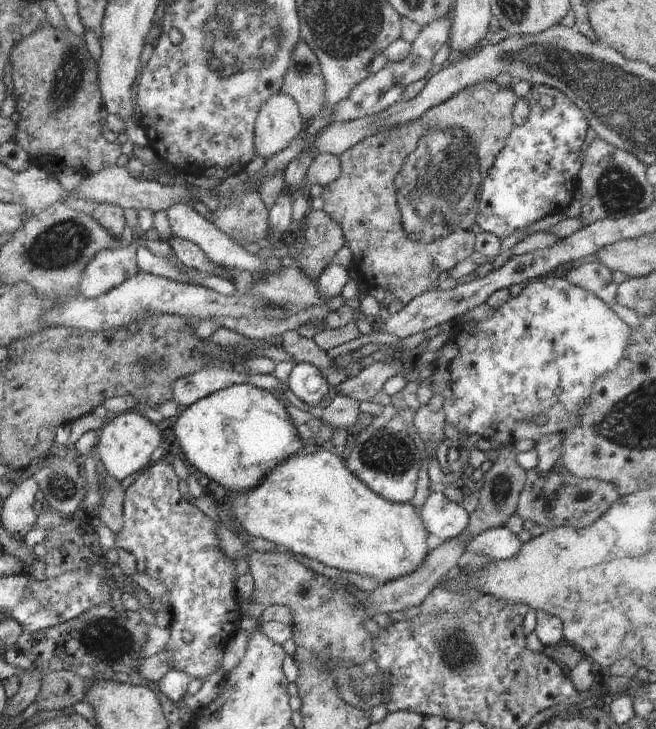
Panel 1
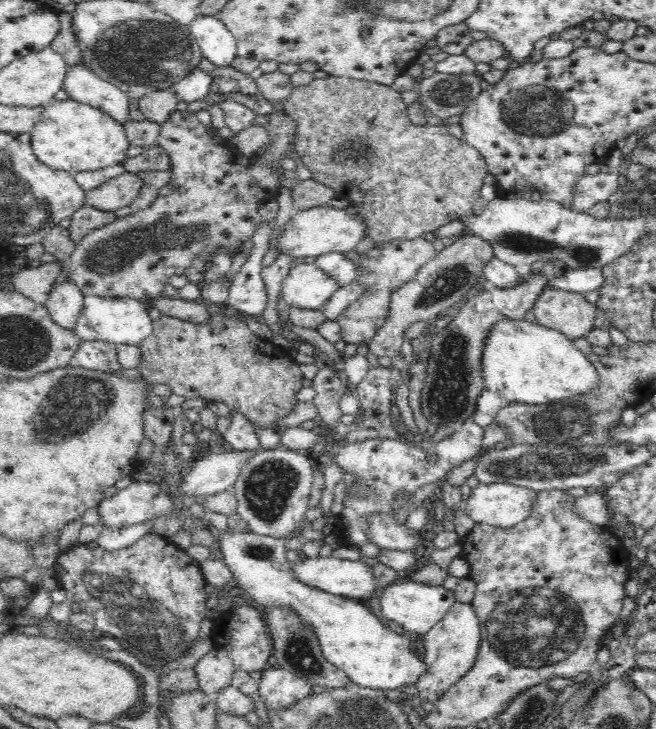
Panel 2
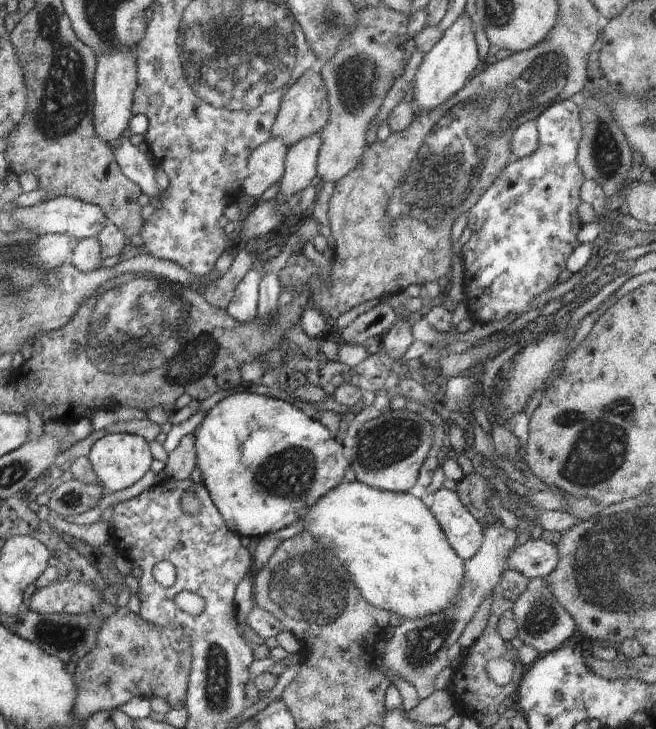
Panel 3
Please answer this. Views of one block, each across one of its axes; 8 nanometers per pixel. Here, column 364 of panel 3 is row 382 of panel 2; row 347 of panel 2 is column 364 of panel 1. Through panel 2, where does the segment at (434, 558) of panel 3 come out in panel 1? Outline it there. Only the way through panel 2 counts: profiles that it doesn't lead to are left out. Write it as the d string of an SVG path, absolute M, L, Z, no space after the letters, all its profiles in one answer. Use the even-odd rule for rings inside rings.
M304 445L304 450L299 450L268 472L260 486L246 492L230 492L221 503L235 524L242 526L250 536L270 540L285 550L314 558L325 566L376 578L380 585L416 572L430 554L430 534L424 528L418 510L410 503L396 504L372 492L348 470L343 458L316 445Z

